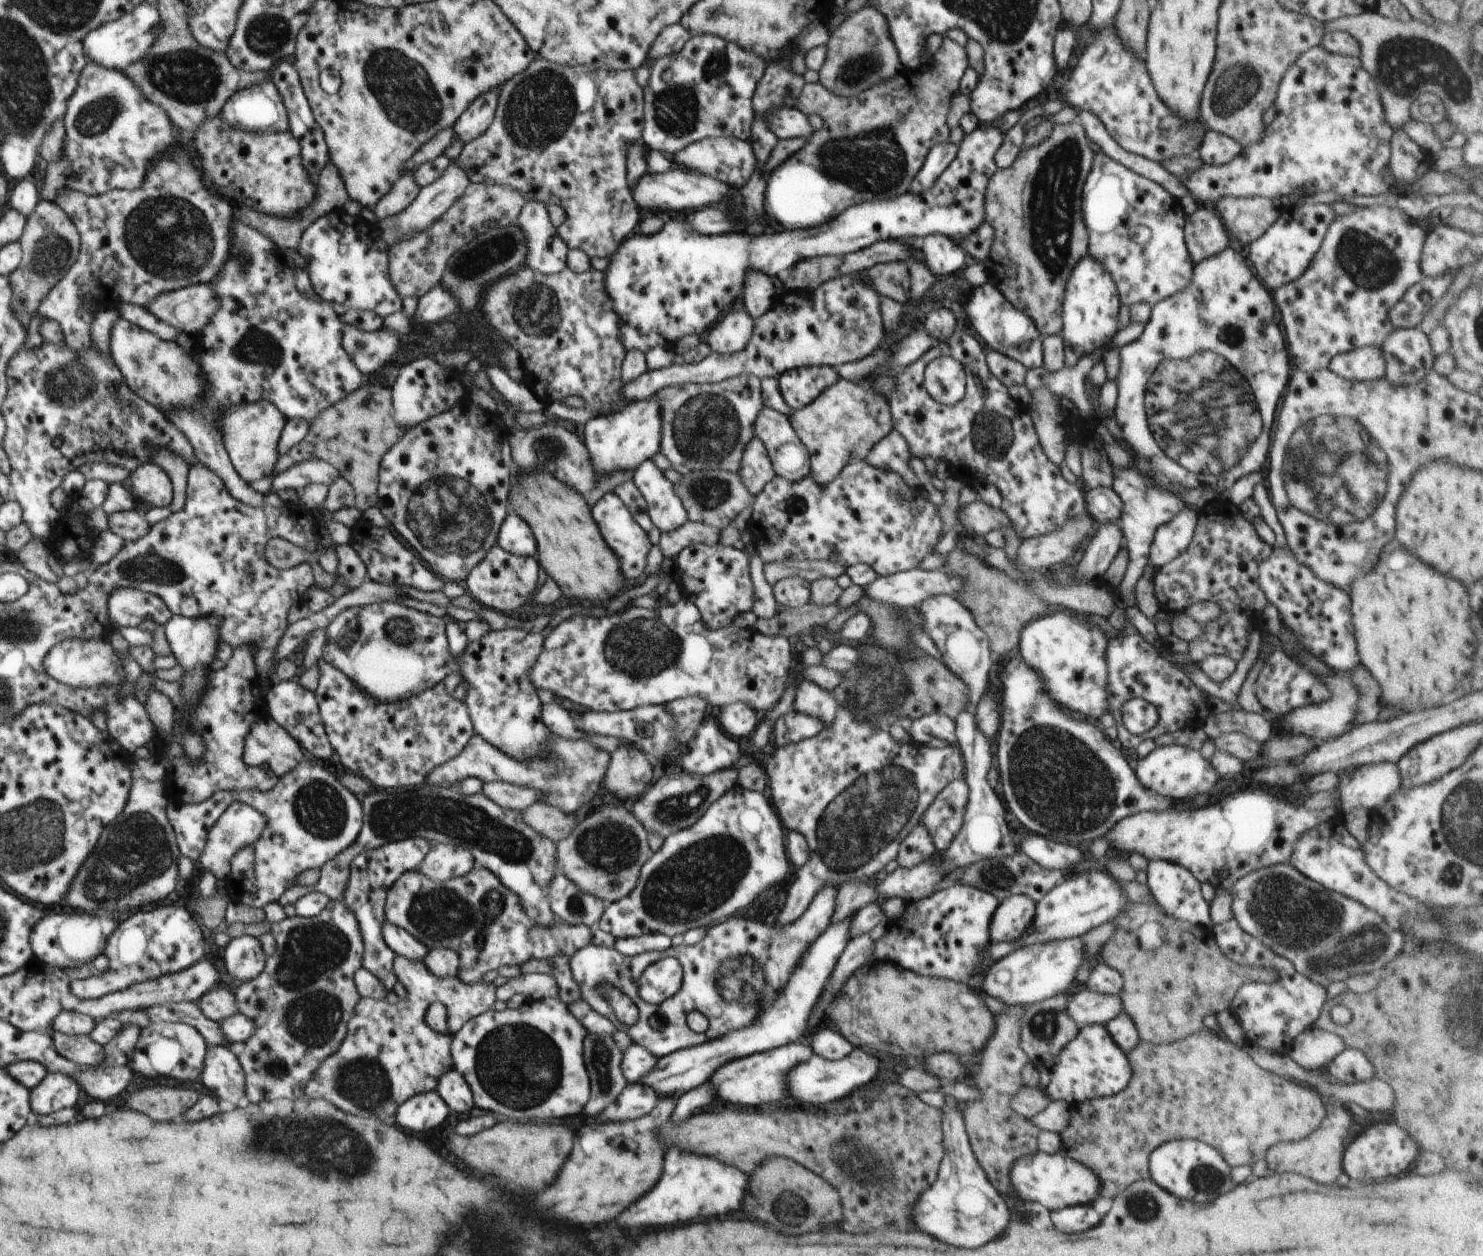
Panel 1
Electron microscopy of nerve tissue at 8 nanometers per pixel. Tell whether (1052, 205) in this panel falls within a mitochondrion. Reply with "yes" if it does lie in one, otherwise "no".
yes

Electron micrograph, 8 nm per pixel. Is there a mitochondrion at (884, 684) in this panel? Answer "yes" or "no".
yes

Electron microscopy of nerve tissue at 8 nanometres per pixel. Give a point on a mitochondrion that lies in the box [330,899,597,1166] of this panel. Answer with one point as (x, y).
(515, 1064)

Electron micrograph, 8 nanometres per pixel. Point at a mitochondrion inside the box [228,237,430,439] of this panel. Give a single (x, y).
(243, 262)

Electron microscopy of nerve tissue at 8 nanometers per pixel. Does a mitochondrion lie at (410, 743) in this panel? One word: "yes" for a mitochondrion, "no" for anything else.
no

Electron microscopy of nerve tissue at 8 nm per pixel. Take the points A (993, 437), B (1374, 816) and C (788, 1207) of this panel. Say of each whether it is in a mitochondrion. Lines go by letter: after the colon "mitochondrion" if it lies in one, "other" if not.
A: mitochondrion
B: other
C: mitochondrion

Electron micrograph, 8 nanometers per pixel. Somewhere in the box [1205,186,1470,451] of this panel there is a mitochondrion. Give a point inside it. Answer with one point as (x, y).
(1371, 265)

